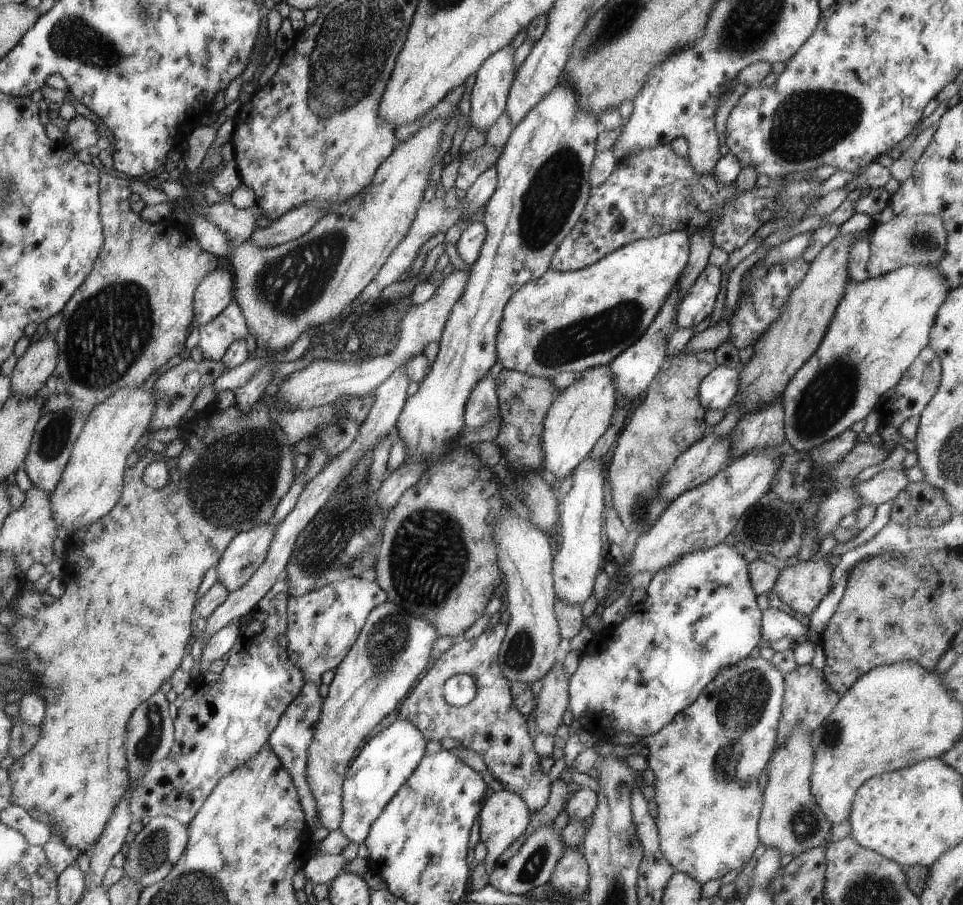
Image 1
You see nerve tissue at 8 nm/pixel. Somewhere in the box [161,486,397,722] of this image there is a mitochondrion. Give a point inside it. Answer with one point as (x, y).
(325, 548)

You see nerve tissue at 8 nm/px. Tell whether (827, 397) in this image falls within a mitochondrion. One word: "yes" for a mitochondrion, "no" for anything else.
yes

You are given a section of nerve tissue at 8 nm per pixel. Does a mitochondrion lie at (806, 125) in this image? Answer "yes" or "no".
yes

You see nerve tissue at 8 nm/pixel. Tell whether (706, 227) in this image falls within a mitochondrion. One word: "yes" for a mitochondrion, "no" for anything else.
no

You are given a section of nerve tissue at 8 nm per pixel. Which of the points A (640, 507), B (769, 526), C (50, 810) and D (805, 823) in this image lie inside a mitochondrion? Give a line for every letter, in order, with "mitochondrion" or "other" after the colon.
A: mitochondrion
B: mitochondrion
C: other
D: mitochondrion

